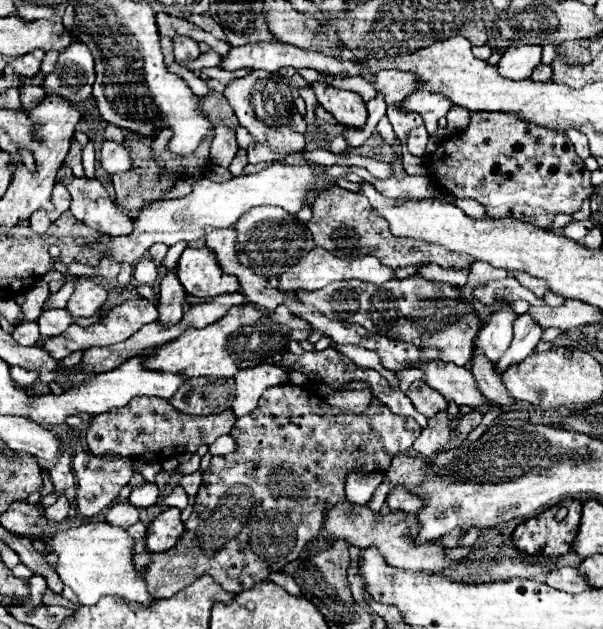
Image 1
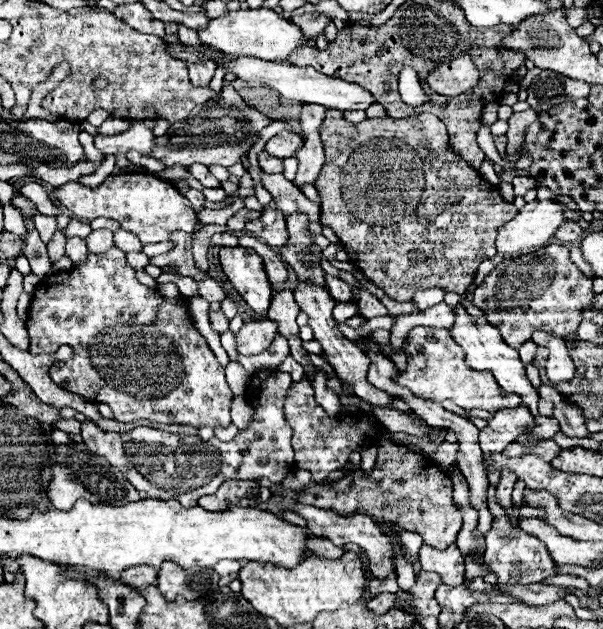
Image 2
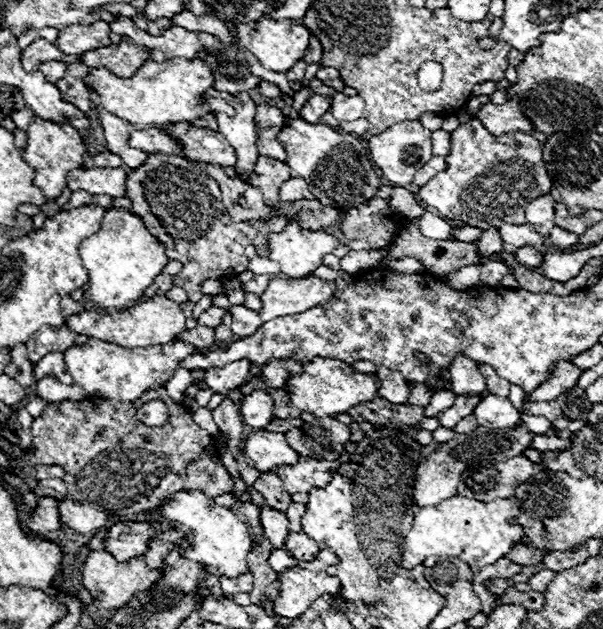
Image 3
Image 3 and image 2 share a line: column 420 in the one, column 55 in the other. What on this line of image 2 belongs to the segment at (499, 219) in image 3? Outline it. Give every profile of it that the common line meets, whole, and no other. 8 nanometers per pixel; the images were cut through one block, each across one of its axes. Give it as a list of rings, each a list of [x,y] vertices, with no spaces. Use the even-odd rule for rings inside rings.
[[[126,172],[126,174],[112,174],[96,188],[84,186],[80,182],[68,182],[62,186],[56,186],[50,194],[56,204],[68,208],[72,216],[76,218],[112,218],[118,220],[120,226],[128,232],[134,232],[142,244],[156,244],[170,238],[172,232],[194,232],[198,218],[188,198],[184,198],[172,182],[166,182],[154,174],[138,174],[138,172]]]

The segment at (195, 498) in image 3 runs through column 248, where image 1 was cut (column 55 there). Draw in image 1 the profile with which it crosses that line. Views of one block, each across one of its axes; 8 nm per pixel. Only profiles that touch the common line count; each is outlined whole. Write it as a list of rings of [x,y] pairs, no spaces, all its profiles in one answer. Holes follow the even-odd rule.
[[[84,524],[68,530],[54,532],[48,538],[50,552],[58,554],[56,572],[60,580],[74,590],[80,606],[92,606],[102,596],[120,596],[142,606],[152,606],[154,598],[146,588],[146,580],[136,572],[132,560],[134,540],[120,526],[112,524]]]

